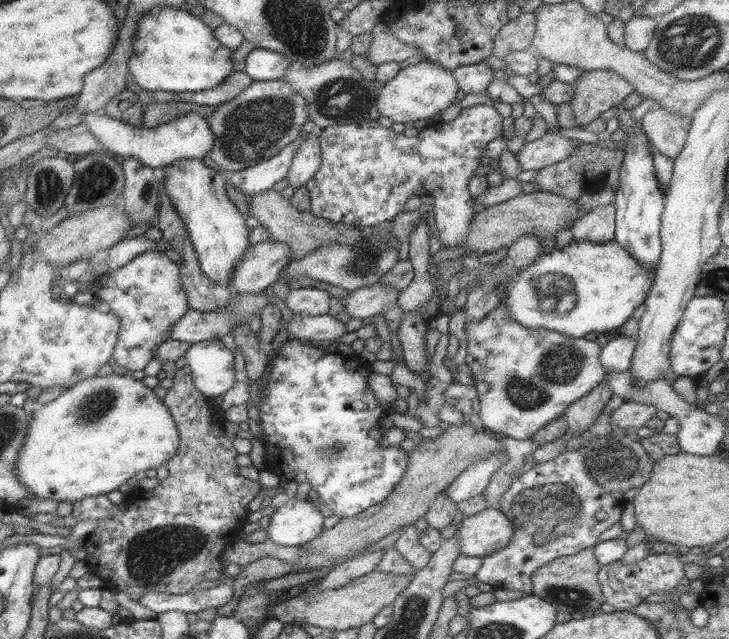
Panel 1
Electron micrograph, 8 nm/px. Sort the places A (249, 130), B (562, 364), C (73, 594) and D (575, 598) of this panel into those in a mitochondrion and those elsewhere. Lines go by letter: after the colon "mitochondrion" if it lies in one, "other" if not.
A: mitochondrion
B: mitochondrion
C: other
D: mitochondrion

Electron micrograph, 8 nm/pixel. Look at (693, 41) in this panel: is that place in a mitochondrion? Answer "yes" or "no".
yes

